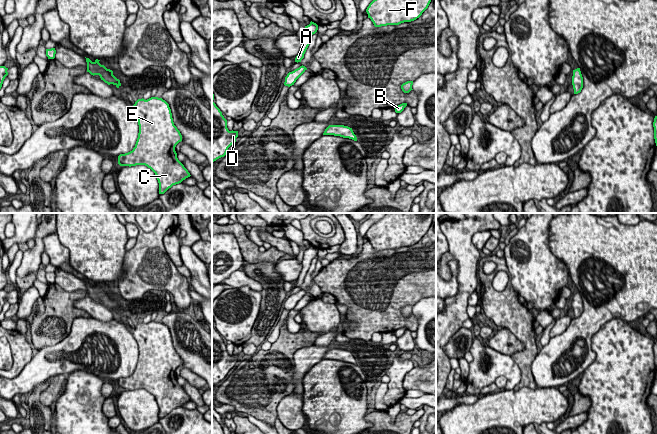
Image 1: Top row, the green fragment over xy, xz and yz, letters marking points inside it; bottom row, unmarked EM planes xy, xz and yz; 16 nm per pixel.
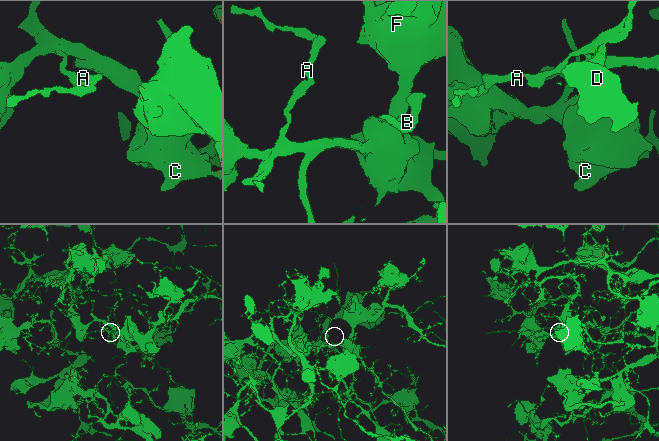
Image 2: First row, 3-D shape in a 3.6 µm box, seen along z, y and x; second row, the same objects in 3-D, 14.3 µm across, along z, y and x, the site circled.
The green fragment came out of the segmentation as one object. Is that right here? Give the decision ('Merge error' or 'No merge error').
No merge error

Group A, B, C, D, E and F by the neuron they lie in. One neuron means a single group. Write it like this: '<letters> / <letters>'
A B C D E F

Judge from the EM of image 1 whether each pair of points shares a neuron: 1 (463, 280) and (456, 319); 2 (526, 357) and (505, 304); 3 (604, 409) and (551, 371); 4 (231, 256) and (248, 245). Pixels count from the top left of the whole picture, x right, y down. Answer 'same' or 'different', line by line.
1: same
2: same
3: different
4: different

